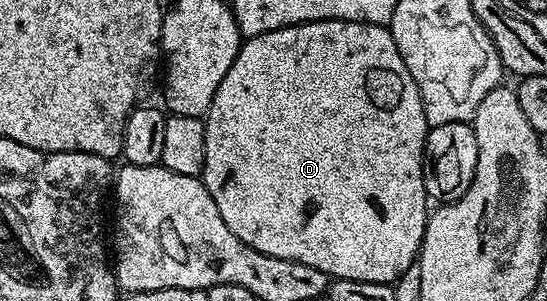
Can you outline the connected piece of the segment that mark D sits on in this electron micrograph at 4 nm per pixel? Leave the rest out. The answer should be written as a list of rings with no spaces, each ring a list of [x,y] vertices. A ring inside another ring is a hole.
[[[314,20],[308,24],[294,24],[260,36],[248,36],[240,43],[237,58],[233,66],[229,66],[229,74],[221,78],[221,86],[217,86],[217,94],[213,94],[213,102],[205,117],[205,166],[201,179],[203,185],[209,190],[209,194],[213,194],[213,202],[217,202],[217,210],[221,210],[221,218],[225,218],[225,226],[229,226],[229,230],[233,230],[233,234],[237,234],[237,238],[241,238],[245,246],[253,246],[253,250],[261,254],[269,254],[273,258],[289,258],[293,262],[305,262],[305,266],[317,266],[317,270],[321,270],[329,278],[394,285],[395,281],[403,277],[405,270],[409,270],[416,263],[419,247],[423,244],[427,229],[429,197],[425,190],[425,178],[423,177],[423,152],[427,148],[428,131],[427,115],[423,109],[423,99],[417,90],[417,82],[413,74],[409,74],[409,66],[405,66],[401,58],[401,50],[397,50],[397,42],[393,38],[390,27],[345,20]]]

